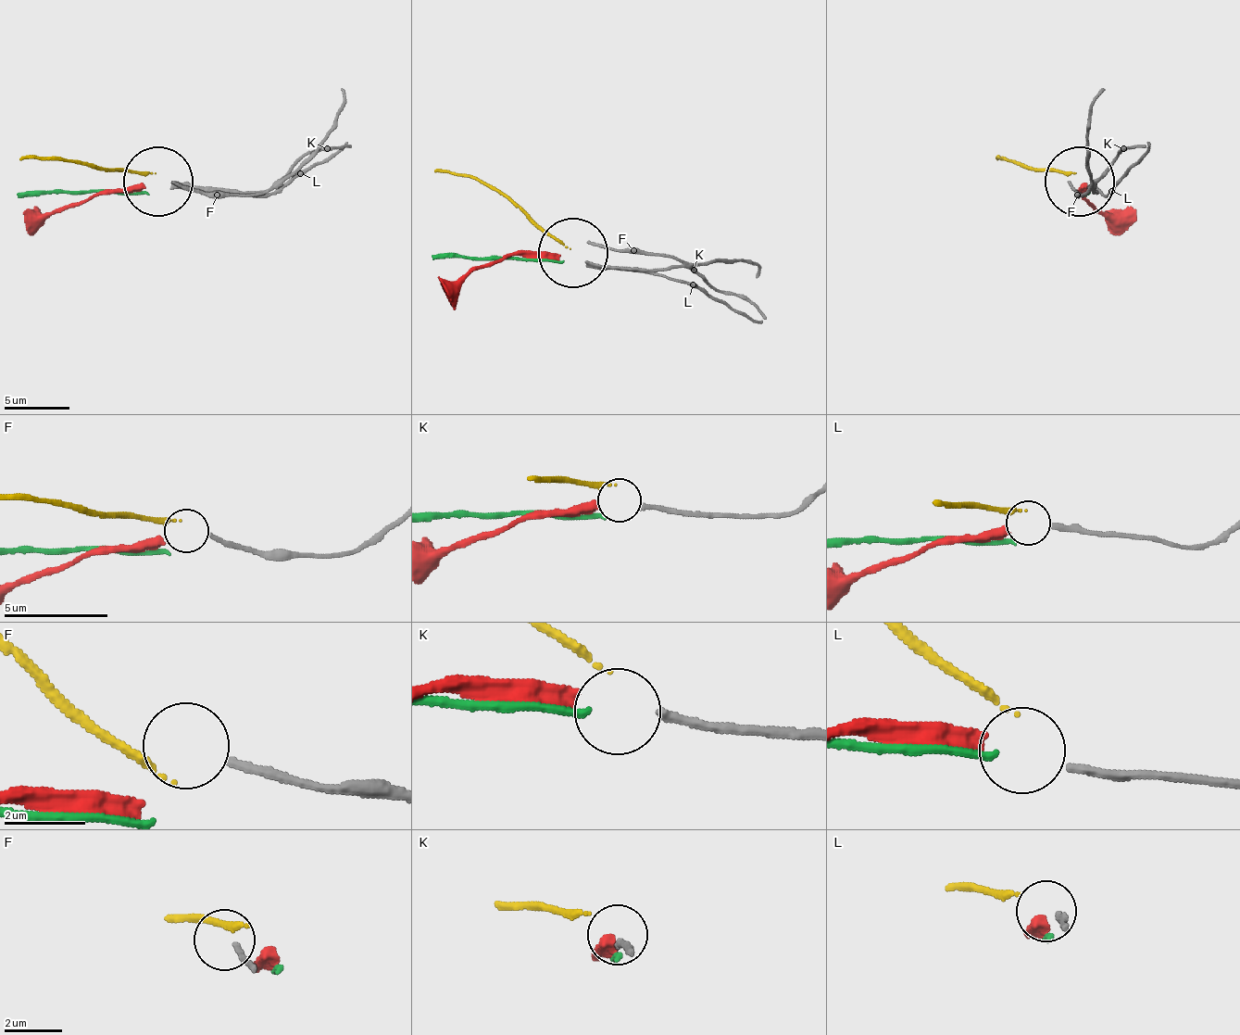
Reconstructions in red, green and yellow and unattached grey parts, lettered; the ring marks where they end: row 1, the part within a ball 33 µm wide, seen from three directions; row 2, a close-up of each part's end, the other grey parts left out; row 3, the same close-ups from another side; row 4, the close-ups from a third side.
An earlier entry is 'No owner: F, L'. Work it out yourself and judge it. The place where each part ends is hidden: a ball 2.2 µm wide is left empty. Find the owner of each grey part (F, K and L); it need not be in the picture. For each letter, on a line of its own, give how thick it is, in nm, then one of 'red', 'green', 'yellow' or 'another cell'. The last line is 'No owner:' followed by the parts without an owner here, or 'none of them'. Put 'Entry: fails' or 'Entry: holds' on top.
Entry: holds
F: calibre 200 nm; another cell
K: calibre 220 nm; red
L: calibre 240 nm; another cell
No owner: F, L

